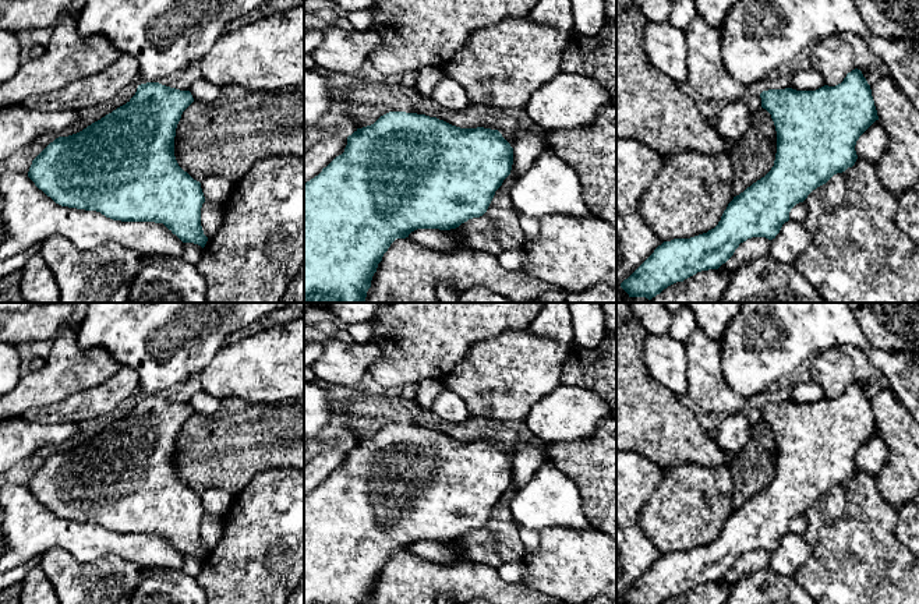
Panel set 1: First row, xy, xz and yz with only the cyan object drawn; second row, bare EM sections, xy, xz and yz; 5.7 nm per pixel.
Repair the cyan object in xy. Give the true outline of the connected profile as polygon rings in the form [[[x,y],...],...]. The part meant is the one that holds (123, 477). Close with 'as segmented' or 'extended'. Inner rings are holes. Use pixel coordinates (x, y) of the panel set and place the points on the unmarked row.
[[[159,395],[141,396],[123,418],[92,435],[82,444],[59,449],[33,473],[28,490],[56,516],[68,520],[96,523],[113,533],[163,536],[183,555],[205,559],[208,550],[201,538],[205,509],[201,495],[184,484],[174,469],[176,441],[183,424],[194,414],[190,403],[180,403]]]; as segmented

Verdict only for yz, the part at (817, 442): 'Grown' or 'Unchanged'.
Unchanged

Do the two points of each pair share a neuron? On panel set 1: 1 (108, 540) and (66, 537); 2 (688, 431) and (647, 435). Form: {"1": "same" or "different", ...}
{"1": "same", "2": "same"}

